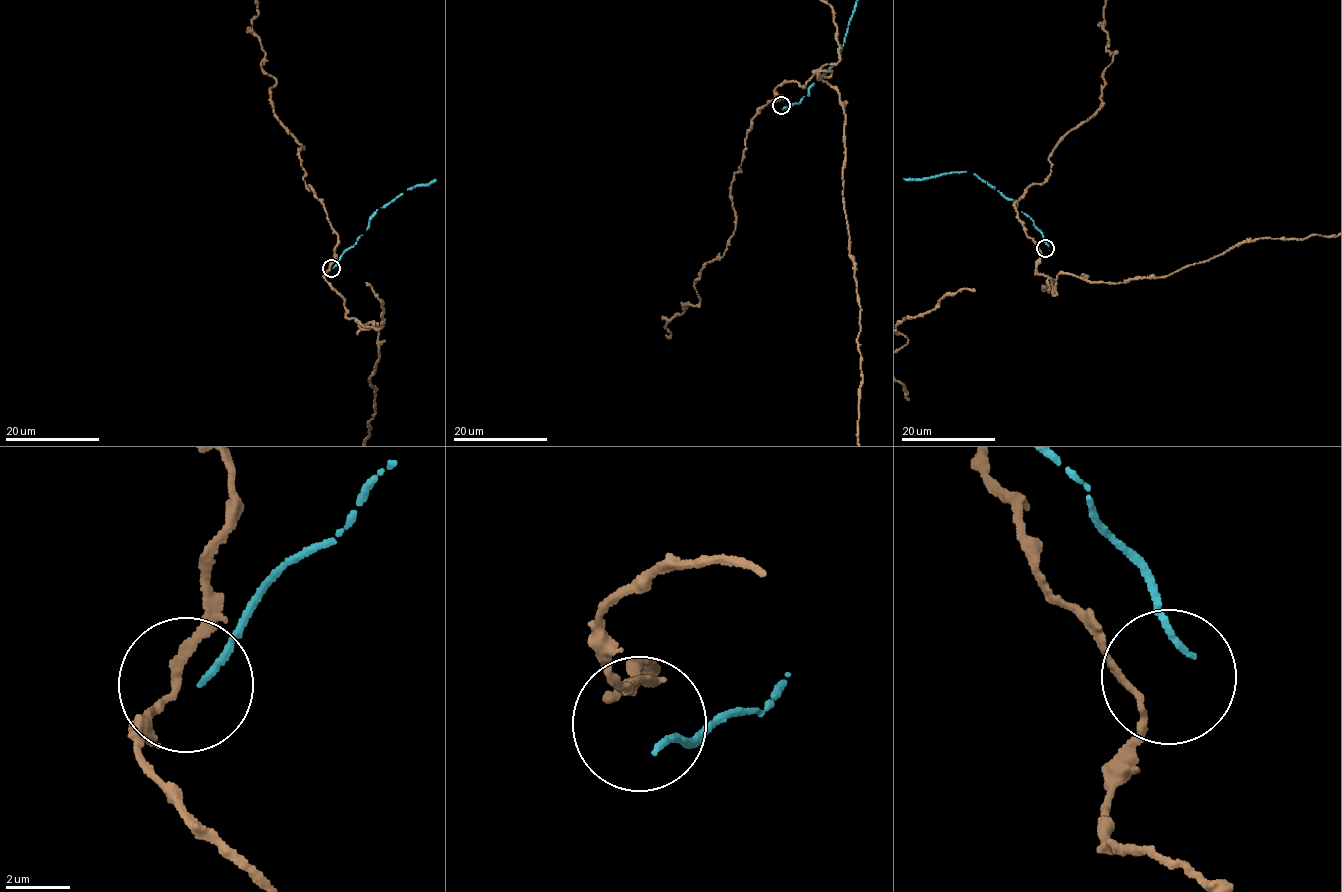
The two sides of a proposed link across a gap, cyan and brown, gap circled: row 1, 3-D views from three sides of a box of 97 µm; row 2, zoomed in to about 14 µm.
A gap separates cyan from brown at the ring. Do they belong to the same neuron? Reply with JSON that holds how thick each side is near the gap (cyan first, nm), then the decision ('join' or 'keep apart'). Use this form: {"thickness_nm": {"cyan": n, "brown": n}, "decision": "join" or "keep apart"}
{"thickness_nm": {"cyan": 180, "brown": 200}, "decision": "keep apart"}

